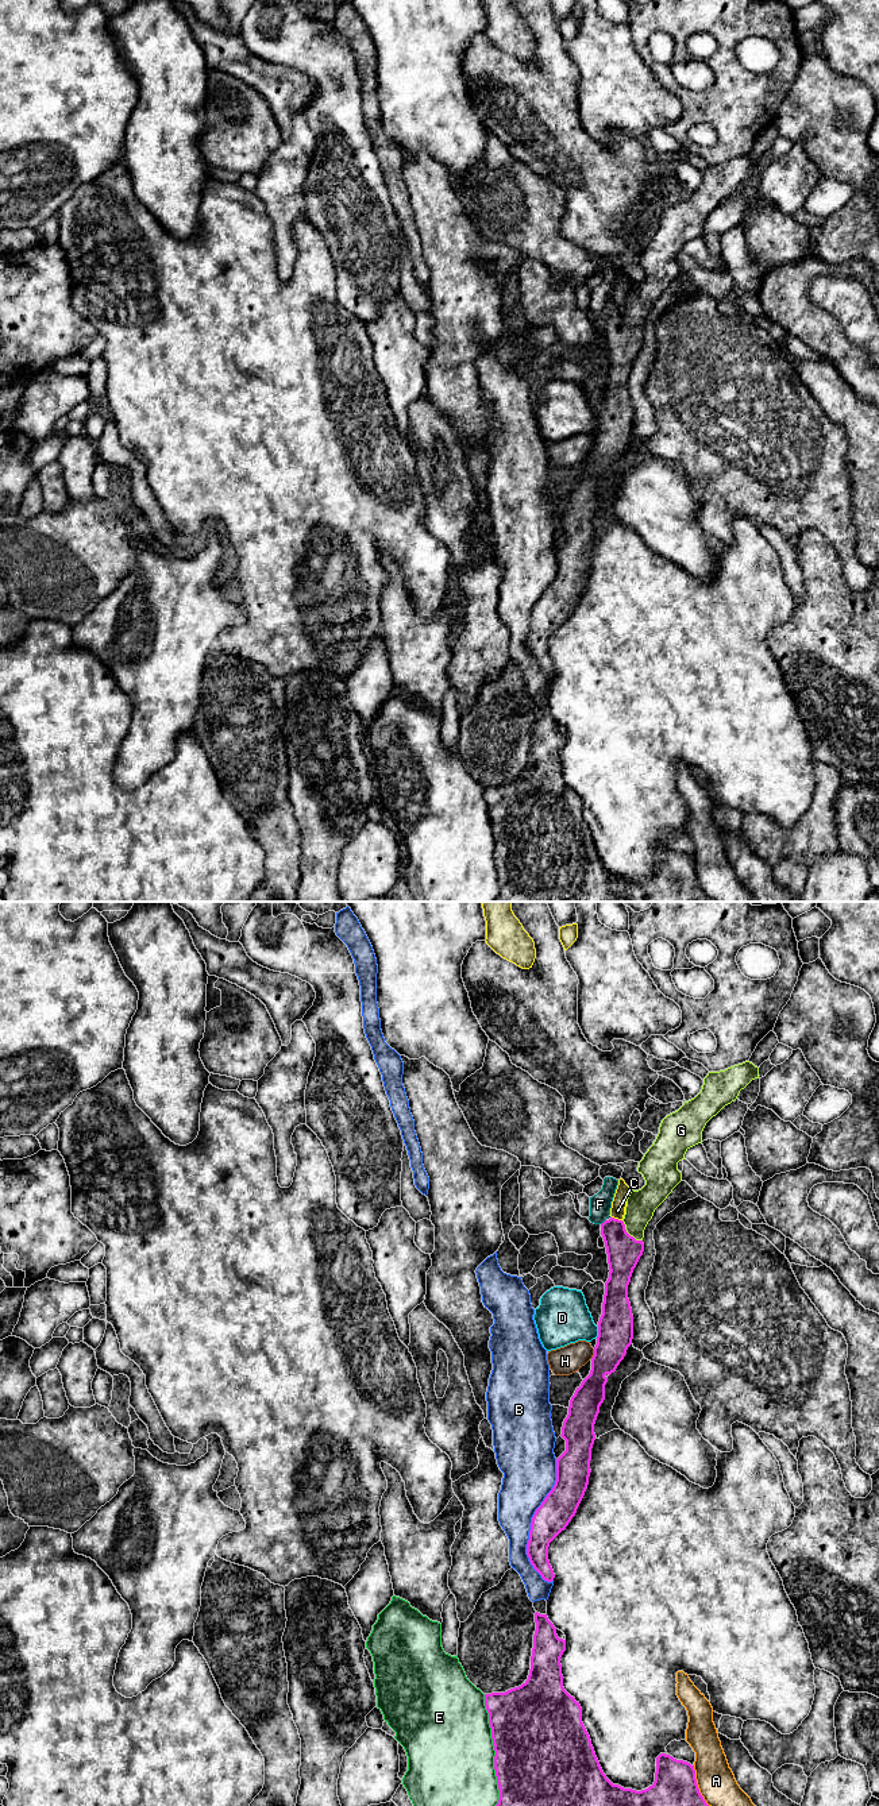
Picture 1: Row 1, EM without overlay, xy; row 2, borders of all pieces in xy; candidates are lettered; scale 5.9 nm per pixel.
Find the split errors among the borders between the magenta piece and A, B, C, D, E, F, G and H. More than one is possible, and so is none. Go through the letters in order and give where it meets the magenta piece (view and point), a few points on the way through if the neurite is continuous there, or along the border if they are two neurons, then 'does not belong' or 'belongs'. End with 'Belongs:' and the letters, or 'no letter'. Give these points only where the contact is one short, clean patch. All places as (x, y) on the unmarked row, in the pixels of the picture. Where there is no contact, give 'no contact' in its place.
A: contact xy (698, 882); does not belong
B: contact xy (532, 614); does not belong
C: contact xy (617, 312); does not belong
D: contact xy (598, 425); border xy (598, 420), (596, 429); does not belong
E: contact xy (494, 842); does not belong
F: contact xy (604, 315); border xy (605, 312), (601, 317); does not belong
G: contact xy (628, 327); way xy (624, 344), (628, 327), (640, 297); belongs
H: contact xy (594, 447); border xy (594, 442), (594, 447), (590, 451); does not belong
Belongs: G

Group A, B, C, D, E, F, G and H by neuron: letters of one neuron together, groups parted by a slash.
A / B / C / D / E / F / G / H

